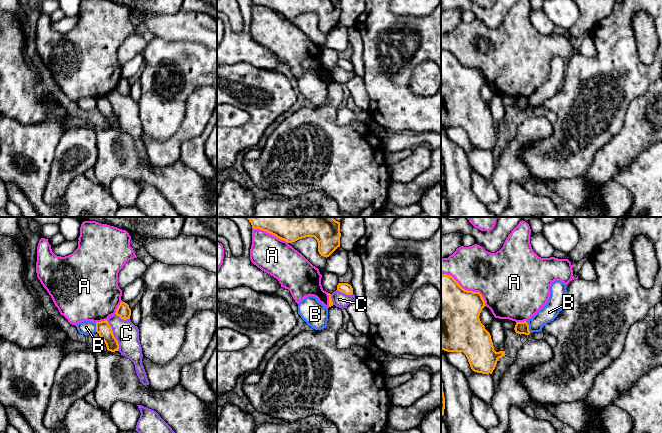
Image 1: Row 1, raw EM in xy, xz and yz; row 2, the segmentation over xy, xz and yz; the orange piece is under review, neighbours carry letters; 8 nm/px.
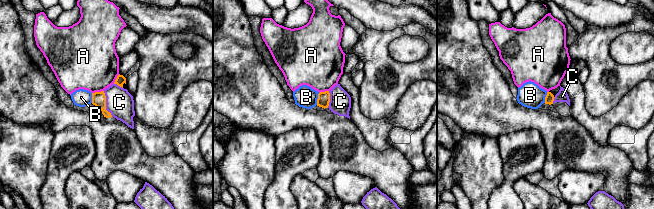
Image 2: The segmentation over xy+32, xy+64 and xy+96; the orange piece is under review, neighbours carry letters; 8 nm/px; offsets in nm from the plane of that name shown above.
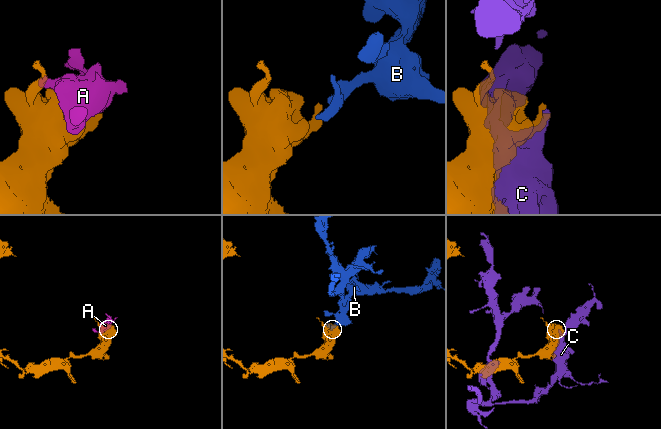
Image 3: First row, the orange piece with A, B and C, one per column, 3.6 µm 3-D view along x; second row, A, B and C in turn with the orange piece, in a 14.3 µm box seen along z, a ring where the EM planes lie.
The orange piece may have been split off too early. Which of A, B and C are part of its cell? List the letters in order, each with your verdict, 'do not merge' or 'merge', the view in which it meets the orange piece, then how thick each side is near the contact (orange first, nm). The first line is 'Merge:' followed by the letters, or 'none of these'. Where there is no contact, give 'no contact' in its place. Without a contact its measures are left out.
Merge: none of these
A: do not merge; contact in yz; calibres 500 and 360 nm
B: do not merge; contact in yz; calibres 100 and 140 nm
C: do not merge; contact in xy; calibres 120 and 190 nm

